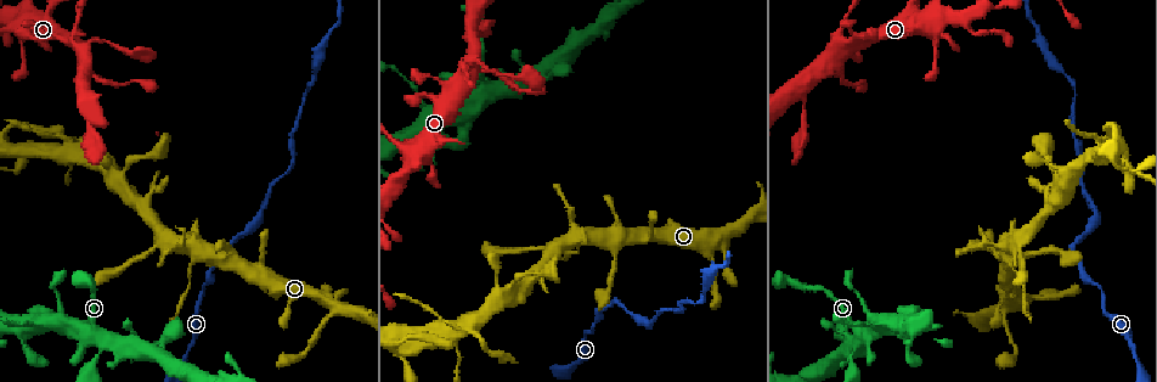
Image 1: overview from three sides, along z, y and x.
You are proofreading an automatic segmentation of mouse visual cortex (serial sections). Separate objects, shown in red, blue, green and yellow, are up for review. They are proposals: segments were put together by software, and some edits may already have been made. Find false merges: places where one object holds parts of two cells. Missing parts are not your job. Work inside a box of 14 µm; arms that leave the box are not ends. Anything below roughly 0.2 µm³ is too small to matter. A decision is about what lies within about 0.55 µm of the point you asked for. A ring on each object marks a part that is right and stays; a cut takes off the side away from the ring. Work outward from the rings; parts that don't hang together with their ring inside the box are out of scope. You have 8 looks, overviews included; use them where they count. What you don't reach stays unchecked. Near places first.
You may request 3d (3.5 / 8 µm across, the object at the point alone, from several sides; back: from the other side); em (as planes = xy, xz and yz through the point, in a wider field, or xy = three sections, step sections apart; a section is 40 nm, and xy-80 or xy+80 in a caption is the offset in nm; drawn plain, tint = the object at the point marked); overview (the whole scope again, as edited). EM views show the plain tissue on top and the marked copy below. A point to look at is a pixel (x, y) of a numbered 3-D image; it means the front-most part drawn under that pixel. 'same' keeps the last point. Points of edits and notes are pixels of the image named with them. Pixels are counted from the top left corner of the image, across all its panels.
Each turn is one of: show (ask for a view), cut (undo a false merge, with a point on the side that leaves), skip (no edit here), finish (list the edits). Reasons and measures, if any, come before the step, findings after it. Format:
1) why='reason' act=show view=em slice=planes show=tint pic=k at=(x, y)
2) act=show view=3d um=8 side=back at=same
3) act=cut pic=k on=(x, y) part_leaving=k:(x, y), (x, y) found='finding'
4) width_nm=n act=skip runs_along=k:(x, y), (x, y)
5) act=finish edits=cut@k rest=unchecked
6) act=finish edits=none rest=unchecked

why='sudden change in width' act=show view=3d um=3.5 pic=1 at=(570, 369)

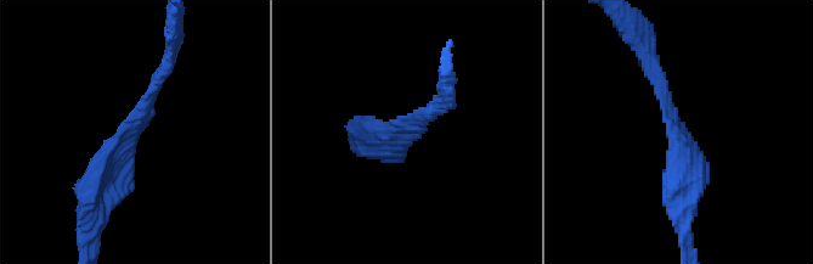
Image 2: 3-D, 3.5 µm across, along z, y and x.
why='now the EM' act=show view=em slice=xy step=5 show=tint pic=2 at=(677, 130)

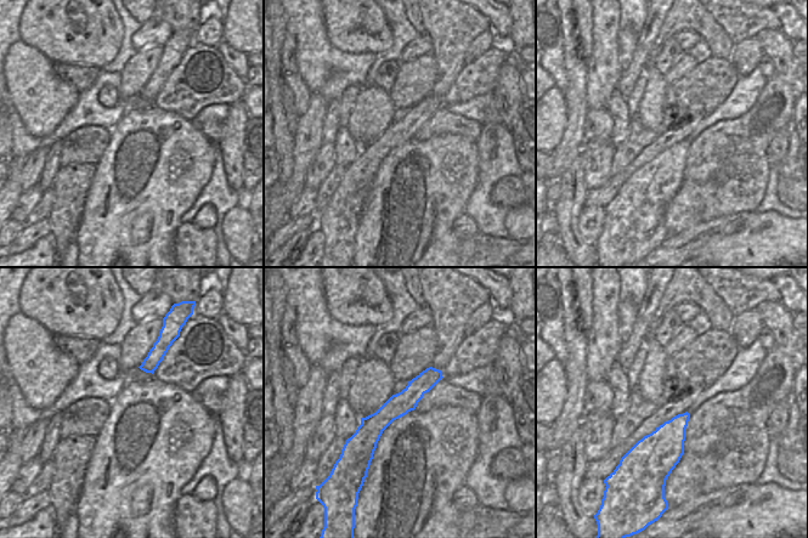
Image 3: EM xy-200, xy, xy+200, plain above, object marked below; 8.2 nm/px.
act=skip runs_along=3:(438, 373), (367, 435), (362, 454) found='all the same cell'

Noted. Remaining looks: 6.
why='calibre changes' act=show view=3d um=3.5 side=back pic=1 at=(335, 307)

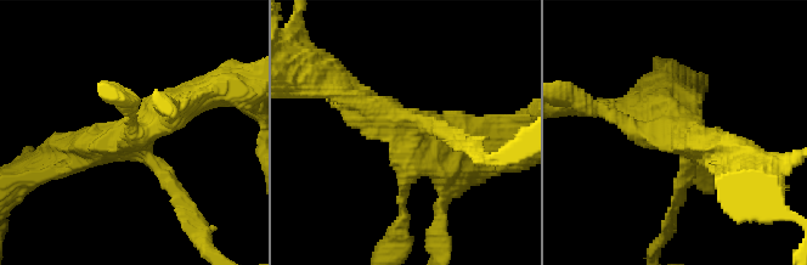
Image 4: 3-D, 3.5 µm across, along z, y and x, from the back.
why='now the EM' act=show view=em slice=xy step=5 show=tint pic=4 at=(677, 133)

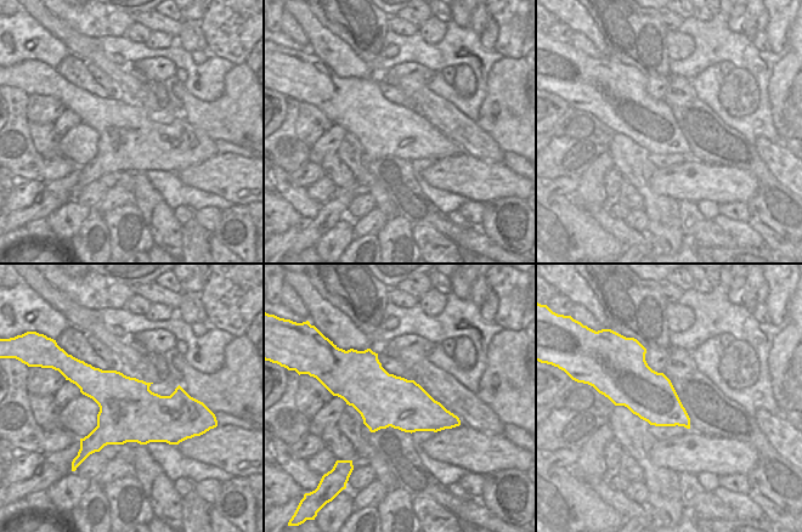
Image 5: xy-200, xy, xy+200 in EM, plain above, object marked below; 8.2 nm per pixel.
act=show view=em slice=xy step=3 show=tint at=same

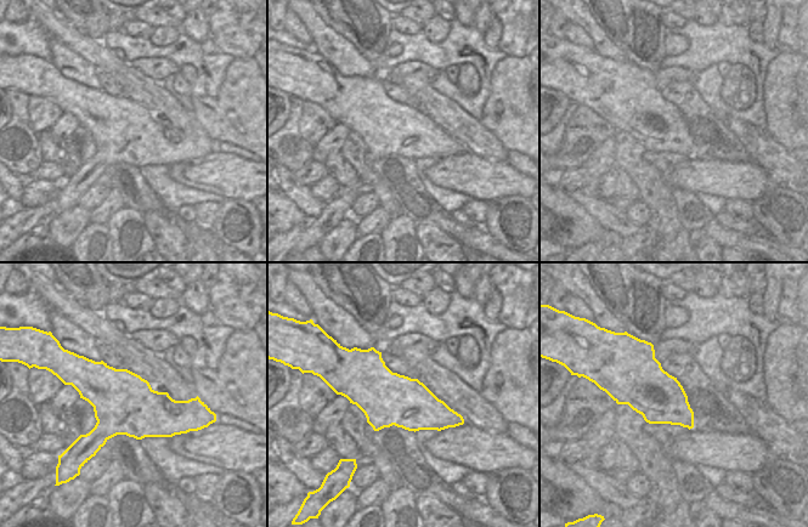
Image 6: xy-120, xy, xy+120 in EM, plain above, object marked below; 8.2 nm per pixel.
act=skip runs_along=4:(203, 92), (114, 145), (73, 148) found='continuous, no second cell'

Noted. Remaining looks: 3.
why='three-way junction' act=show view=3d um=8 pic=1 at=(803, 90)

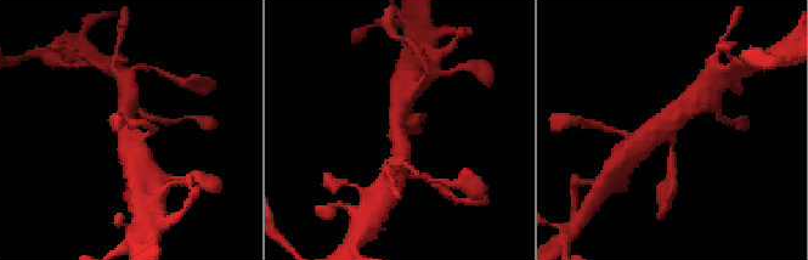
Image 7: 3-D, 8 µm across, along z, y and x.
arms=3 arm_widths_nm=150,500,600 act=show view=em slice=xy step=5 show=tint pic=7 at=(670, 127)

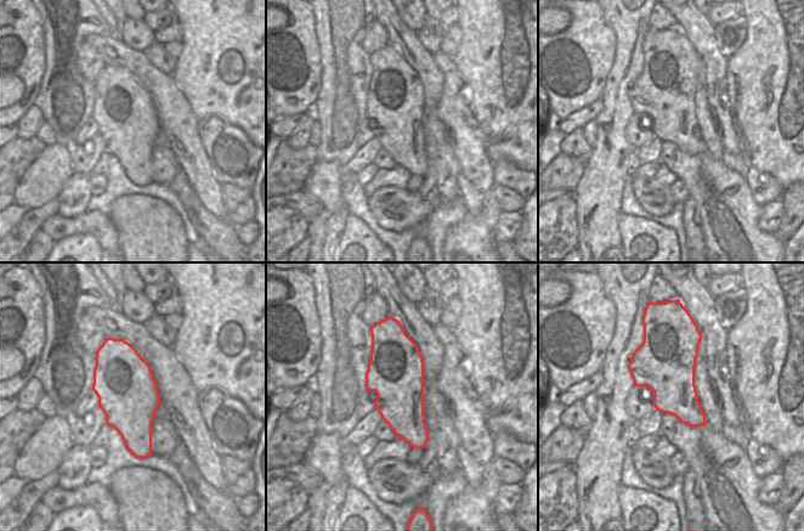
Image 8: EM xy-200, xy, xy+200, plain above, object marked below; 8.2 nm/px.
act=skip runs_along=7:(693, 100), (643, 140) found='all the same cell'

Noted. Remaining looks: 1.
act=finish edits=none rest=unchecked

